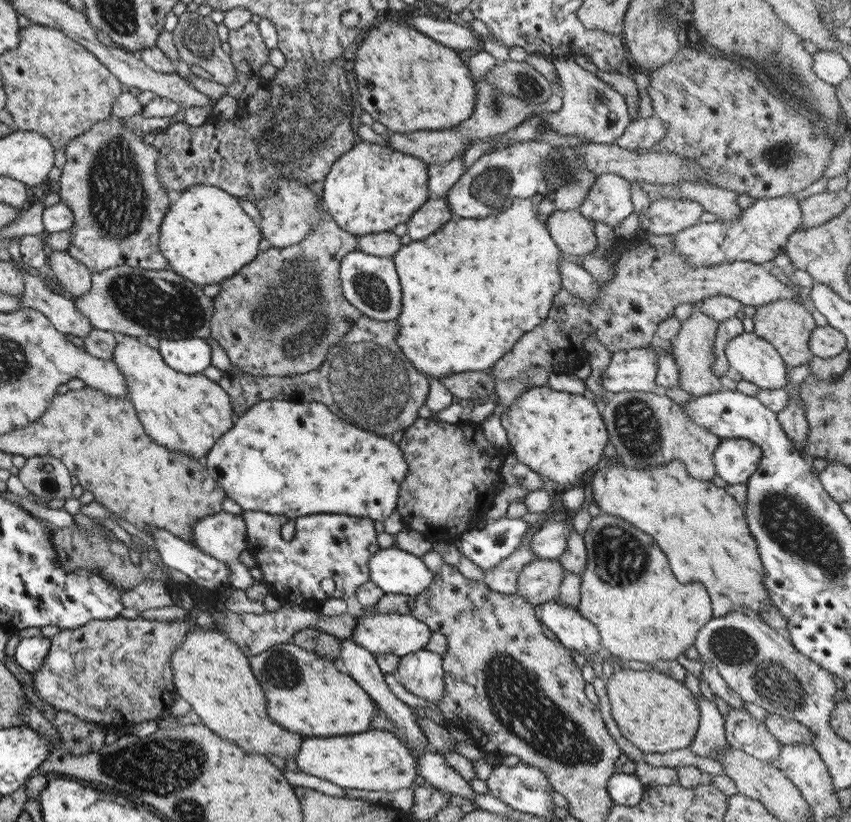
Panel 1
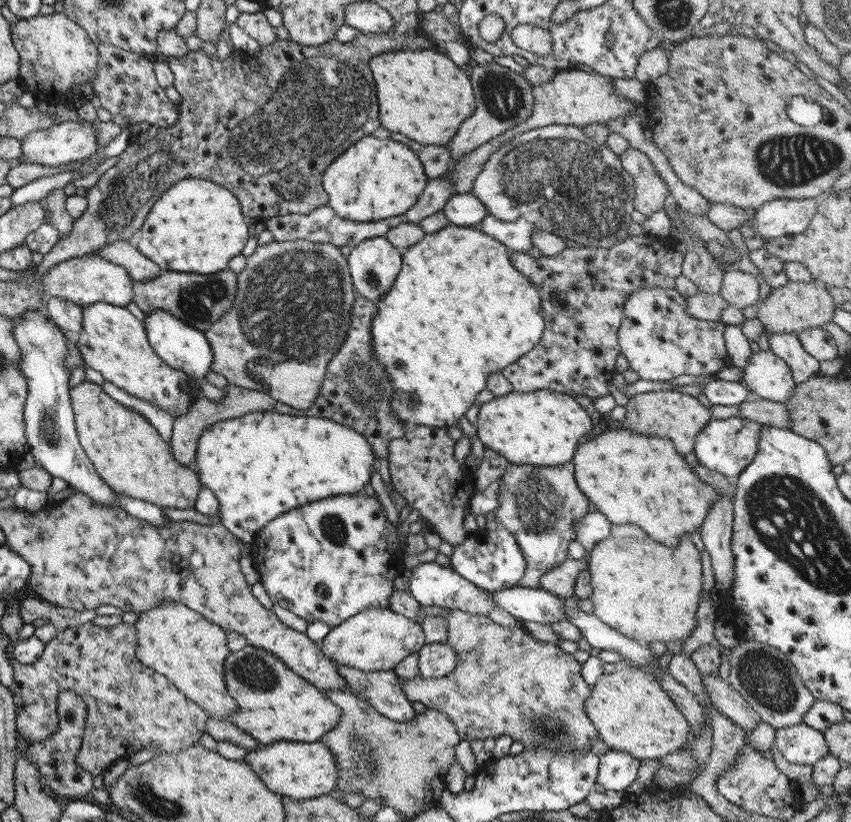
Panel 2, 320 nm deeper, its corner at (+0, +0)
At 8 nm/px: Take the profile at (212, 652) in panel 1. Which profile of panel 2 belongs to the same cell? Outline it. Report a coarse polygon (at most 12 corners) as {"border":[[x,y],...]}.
{"border":[[177,601],[137,613],[135,654],[209,717],[226,632]]}

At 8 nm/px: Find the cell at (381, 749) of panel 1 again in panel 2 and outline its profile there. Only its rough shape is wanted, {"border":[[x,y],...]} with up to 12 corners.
{"border":[[279,741],[243,762],[279,796],[335,789],[331,750]]}

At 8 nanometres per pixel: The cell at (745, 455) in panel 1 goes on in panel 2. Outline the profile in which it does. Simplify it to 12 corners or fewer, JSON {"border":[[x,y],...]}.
{"border":[[713,419],[695,435],[700,465],[732,480],[764,424]]}

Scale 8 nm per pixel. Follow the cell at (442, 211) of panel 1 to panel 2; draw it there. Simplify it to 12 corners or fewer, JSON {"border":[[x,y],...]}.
{"border":[[454,194],[442,206],[453,226],[476,226],[488,214],[473,194]]}

